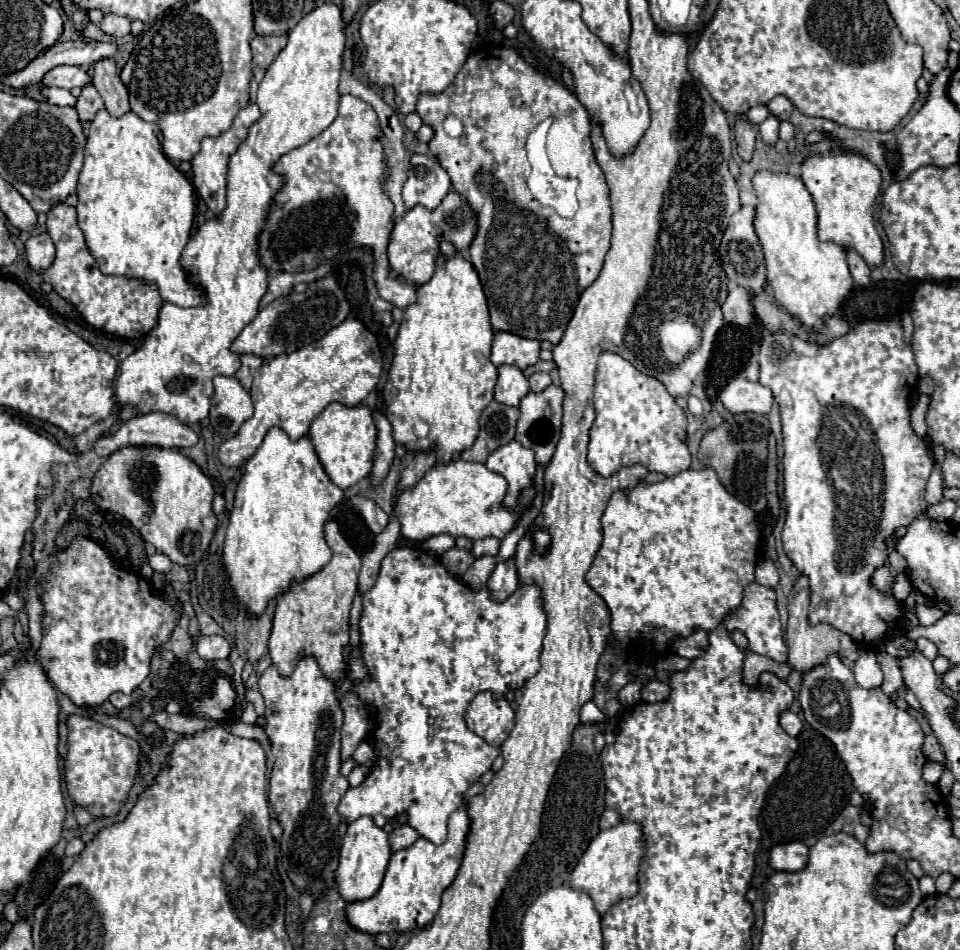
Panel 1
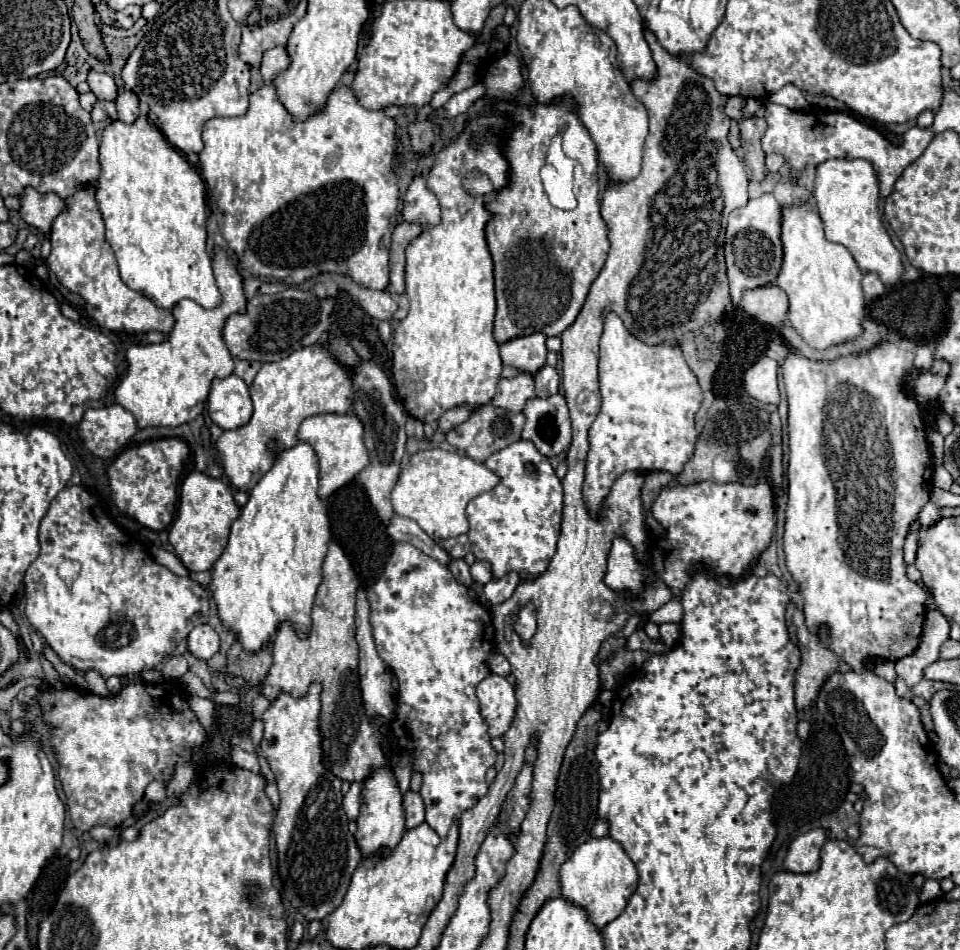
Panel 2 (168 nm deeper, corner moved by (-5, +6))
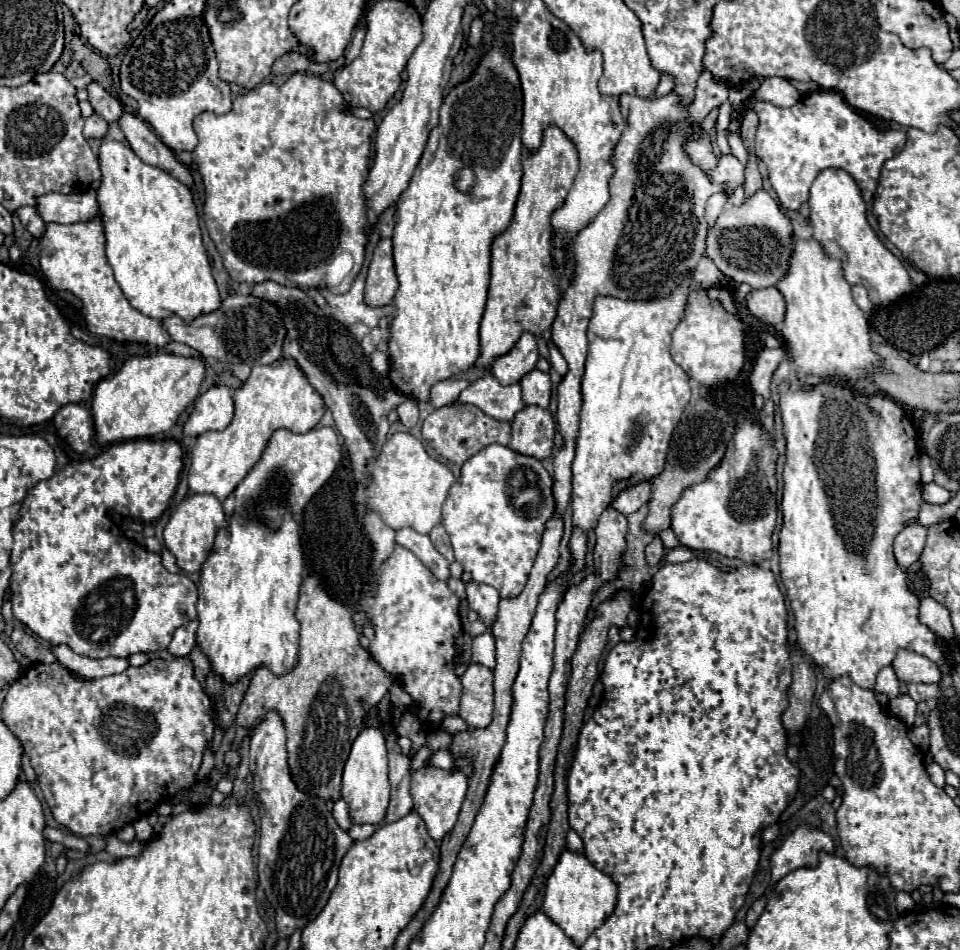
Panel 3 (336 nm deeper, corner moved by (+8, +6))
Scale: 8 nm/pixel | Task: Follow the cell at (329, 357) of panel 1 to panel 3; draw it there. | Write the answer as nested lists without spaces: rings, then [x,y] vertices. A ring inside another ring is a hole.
[[[288,357],[278,359],[276,365],[254,367],[248,381],[234,391],[234,407],[234,419],[224,431],[208,431],[196,439],[188,475],[190,493],[210,493],[224,501],[260,461],[276,429],[286,427],[296,433],[306,433],[318,425],[326,411],[322,395],[310,385],[298,363]]]

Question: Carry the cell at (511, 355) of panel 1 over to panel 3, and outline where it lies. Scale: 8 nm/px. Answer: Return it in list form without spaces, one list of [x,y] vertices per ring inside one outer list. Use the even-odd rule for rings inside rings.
[[[524,333],[508,353],[494,359],[490,373],[502,385],[512,385],[512,383],[518,383],[526,373],[530,373],[536,367],[538,357],[540,355],[538,355],[538,349],[536,349],[534,335]]]

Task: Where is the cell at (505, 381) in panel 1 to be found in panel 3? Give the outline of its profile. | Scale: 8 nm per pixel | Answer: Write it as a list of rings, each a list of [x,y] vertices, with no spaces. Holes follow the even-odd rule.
[[[490,373],[476,379],[470,387],[466,387],[456,403],[468,403],[478,409],[482,409],[486,415],[500,419],[500,421],[512,421],[512,417],[524,407],[520,385],[500,385],[498,379],[494,379]]]

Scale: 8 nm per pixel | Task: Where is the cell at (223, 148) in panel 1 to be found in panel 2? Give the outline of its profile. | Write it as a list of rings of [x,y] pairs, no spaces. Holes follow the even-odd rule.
[[[261,87],[249,97],[249,111],[243,117],[213,117],[205,123],[203,129],[203,151],[199,153],[201,161],[201,173],[207,181],[207,187],[211,189],[211,195],[217,201],[217,223],[223,239],[227,241],[229,249],[235,251],[239,257],[239,265],[245,273],[251,277],[257,277],[261,281],[269,283],[283,283],[283,285],[299,285],[305,279],[311,279],[319,273],[339,273],[345,277],[351,277],[355,283],[367,289],[387,289],[389,283],[389,243],[391,233],[395,227],[397,217],[397,205],[399,205],[399,187],[397,177],[393,173],[393,153],[395,153],[395,121],[385,117],[383,111],[371,111],[359,105],[357,97],[349,87],[335,87],[333,93],[327,97],[327,103],[323,109],[313,113],[313,117],[305,121],[293,121],[289,117],[289,111],[281,105],[277,91],[273,87]]]

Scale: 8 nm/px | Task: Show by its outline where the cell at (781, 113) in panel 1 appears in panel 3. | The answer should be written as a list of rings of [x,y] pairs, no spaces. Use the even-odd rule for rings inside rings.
[[[768,77],[762,85],[750,95],[756,101],[768,101],[776,107],[792,107],[800,101],[800,93],[790,85],[790,81],[782,77]]]

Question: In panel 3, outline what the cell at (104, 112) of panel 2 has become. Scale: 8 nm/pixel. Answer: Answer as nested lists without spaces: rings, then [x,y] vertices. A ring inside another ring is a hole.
[[[92,113],[90,117],[84,119],[84,137],[98,137],[98,139],[102,139],[106,129],[108,129],[108,123],[98,113]]]

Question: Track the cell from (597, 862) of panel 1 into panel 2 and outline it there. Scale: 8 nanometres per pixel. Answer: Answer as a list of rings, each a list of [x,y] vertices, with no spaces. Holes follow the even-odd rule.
[[[611,837],[589,839],[573,851],[565,865],[561,865],[561,895],[575,907],[583,907],[589,921],[597,929],[603,929],[607,923],[621,915],[635,887],[637,869],[633,861],[625,855],[623,847]]]

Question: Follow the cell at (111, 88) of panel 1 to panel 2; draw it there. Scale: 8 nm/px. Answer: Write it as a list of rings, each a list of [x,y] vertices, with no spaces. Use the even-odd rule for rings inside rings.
[[[119,89],[119,97],[115,103],[117,103],[117,111],[119,111],[121,121],[133,123],[139,117],[139,101],[131,91]]]

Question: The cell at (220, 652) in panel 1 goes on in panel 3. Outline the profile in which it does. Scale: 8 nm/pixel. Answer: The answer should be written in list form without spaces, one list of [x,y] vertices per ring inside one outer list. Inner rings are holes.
[[[190,621],[188,625],[182,625],[174,631],[172,637],[172,647],[168,645],[168,651],[174,657],[186,657],[190,655],[190,651],[196,645],[196,629],[198,629],[198,621]]]

